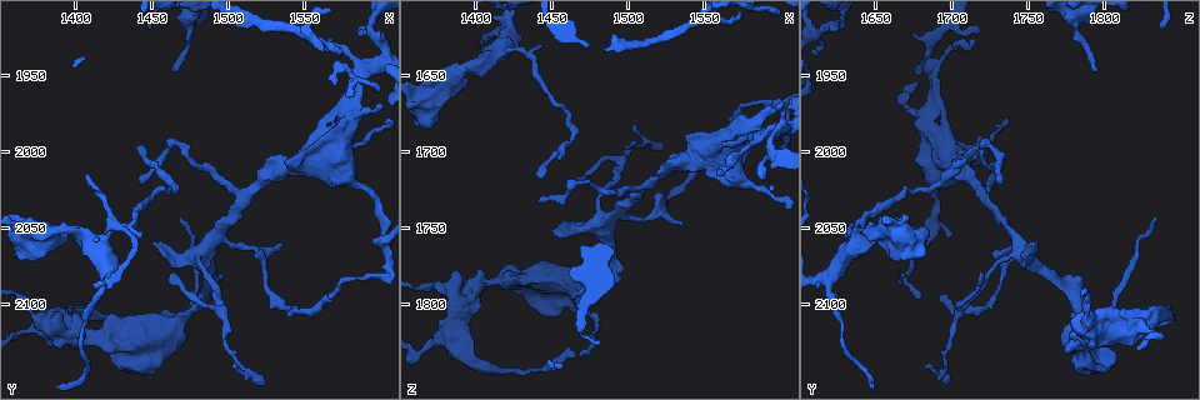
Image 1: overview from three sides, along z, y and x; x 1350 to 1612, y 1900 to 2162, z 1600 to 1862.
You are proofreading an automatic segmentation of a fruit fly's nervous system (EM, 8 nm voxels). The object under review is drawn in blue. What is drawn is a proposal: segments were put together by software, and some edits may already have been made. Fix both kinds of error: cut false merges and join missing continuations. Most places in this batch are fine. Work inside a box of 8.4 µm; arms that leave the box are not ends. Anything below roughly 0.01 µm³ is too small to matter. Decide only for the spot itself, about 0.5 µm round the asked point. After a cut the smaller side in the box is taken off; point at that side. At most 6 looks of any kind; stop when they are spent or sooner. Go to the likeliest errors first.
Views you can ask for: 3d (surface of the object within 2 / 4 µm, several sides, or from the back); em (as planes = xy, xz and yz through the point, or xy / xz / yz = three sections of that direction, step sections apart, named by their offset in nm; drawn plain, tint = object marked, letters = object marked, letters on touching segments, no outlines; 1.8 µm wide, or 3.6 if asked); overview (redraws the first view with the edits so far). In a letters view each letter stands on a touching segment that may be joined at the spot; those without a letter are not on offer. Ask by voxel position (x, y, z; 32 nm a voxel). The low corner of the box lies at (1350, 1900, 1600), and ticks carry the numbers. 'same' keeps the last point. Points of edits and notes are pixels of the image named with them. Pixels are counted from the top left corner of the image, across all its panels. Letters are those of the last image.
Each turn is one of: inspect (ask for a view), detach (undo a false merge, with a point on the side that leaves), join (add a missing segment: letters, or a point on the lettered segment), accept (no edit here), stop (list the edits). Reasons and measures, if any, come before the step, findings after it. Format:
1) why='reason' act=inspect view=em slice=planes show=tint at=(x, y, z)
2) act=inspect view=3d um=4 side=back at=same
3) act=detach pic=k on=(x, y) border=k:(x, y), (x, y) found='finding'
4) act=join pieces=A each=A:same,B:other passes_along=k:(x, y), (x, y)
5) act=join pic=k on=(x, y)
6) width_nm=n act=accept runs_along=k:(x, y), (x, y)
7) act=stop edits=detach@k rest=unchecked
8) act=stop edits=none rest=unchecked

why='sharp bend' act=inspect view=3d um=4 at=(1398, 2122, 1792)

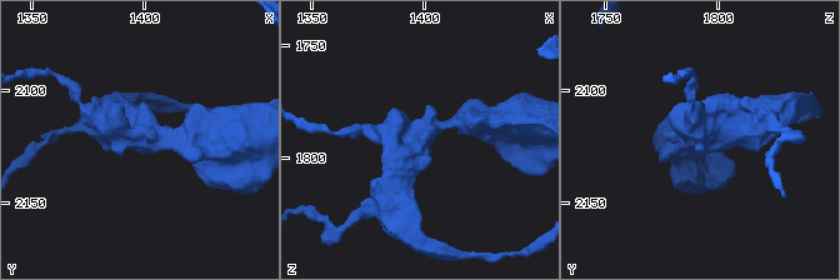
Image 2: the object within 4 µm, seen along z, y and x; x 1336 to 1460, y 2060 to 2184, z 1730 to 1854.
act=inspect view=em slice=planes show=tint at=(1396, 2119, 1792)

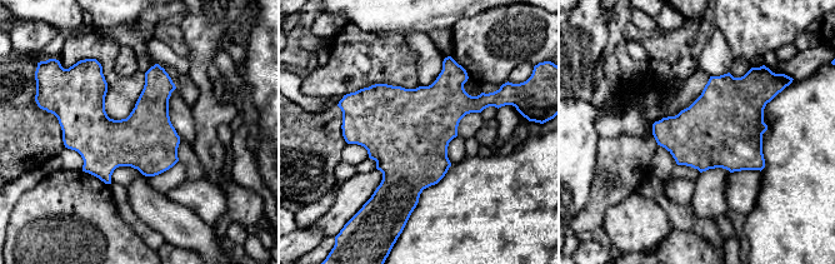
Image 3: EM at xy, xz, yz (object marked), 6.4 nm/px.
why='what lies round it' act=inspect view=em slice=planes show=letters at=same

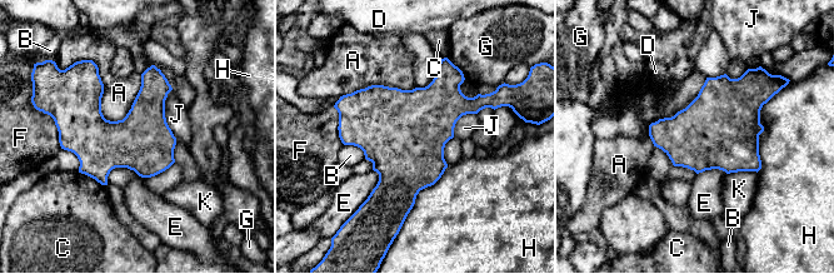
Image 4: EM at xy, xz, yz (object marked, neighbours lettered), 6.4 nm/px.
act=accept each=A:other,B:other,C:other,D:other,E:other,F:other,G:other,H:other,J:other,K:other border=4:(90, 59), (101, 114), (121, 120) found='all the same cell'

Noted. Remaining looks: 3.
why='long arm stops here' act=inspect view=3d um=2 at=(1444, 1998, 1716)

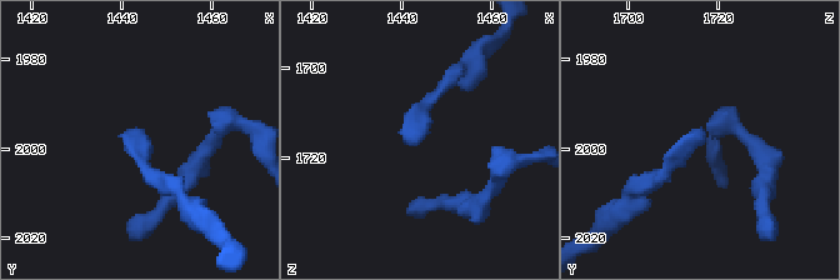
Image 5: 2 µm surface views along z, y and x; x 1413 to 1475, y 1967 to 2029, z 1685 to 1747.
act=inspect view=em um=3.6 slice=planes show=letters at=(1442, 1996, 1718)

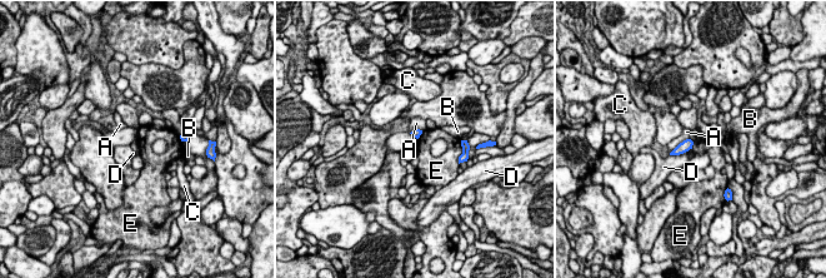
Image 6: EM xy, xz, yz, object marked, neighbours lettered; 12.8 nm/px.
act=accept each=A:other,B:other,C:other,D:other,E:other border=6:(422, 132), (417, 139) found='no lettered segment goes on from it'

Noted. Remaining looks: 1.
why='arms part here' act=inspect view=em slice=xy step=16 show=letters at=(1492, 2104, 1706)

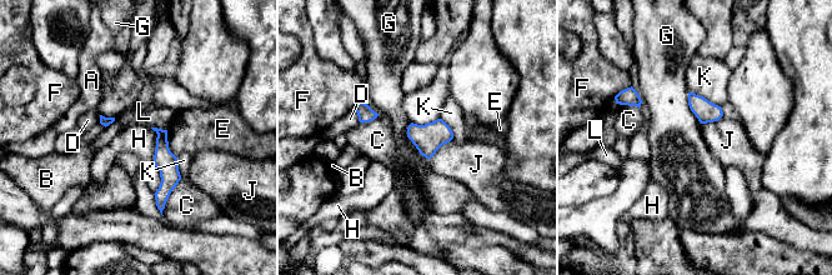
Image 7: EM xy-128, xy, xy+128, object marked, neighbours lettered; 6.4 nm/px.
act=accept each=A:other,B:other,C:other,D:other,E:other,F:other,G:other,H:other,J:other,K:other,L:other runs_along=7:(164, 133), (166, 186), (161, 205) found='all the same cell'

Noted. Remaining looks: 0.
act=stop edits=none rest=unchecked

